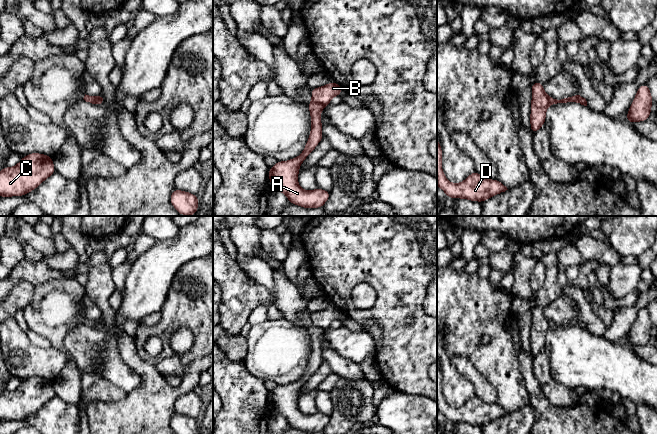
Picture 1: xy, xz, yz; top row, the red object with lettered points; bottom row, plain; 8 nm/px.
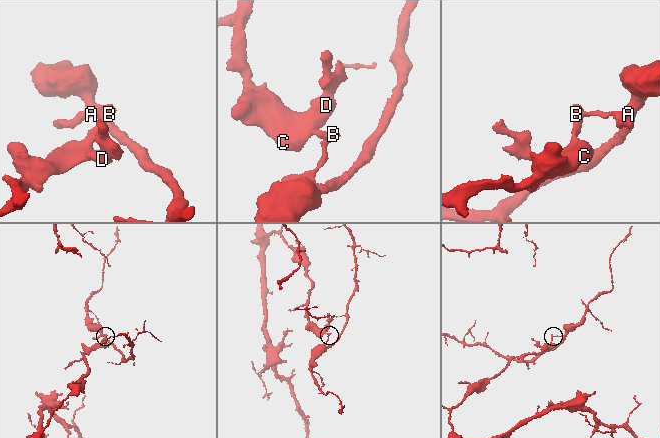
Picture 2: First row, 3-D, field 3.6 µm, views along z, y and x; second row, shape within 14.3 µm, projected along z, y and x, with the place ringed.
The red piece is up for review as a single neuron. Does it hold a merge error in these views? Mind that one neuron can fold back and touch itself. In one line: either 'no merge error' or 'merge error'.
merge error

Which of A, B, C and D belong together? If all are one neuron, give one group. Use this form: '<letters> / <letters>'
A / B C D

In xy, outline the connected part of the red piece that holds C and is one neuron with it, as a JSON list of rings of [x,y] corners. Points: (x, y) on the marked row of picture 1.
[[[30,153],[16,166],[0,170],[0,197],[24,196],[55,172],[53,157]]]

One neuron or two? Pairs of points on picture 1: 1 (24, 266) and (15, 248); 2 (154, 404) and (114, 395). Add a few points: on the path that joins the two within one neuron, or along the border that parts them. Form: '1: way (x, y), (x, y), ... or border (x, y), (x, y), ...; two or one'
1: border (24, 258), (10, 273); two
2: border (128, 393), (120, 399), (101, 401); two

